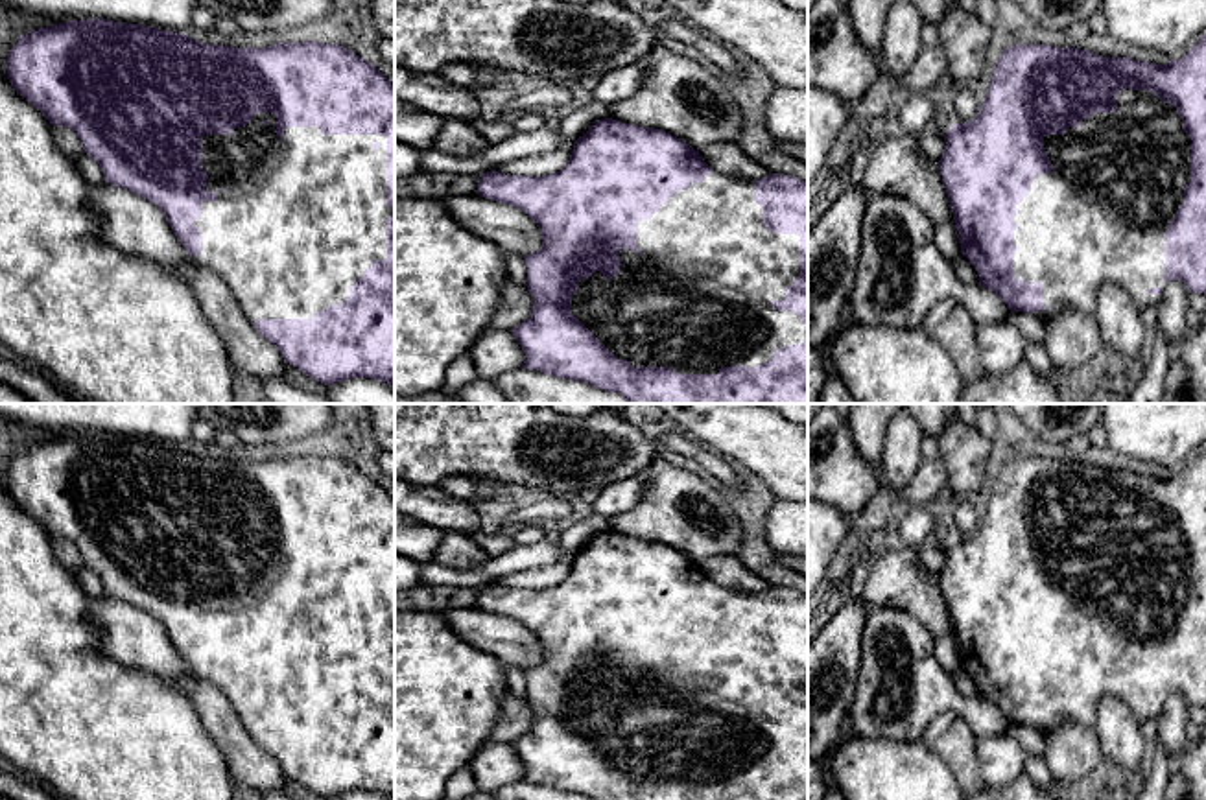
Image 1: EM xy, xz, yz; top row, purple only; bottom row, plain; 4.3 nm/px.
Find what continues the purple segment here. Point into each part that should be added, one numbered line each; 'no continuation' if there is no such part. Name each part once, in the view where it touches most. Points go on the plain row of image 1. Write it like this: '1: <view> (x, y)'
1: yz (1133, 577)

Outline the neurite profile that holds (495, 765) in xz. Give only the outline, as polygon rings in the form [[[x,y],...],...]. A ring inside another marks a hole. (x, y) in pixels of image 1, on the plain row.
[[[485,743],[467,765],[479,791],[494,793],[500,787],[524,780],[526,767],[511,743]]]

